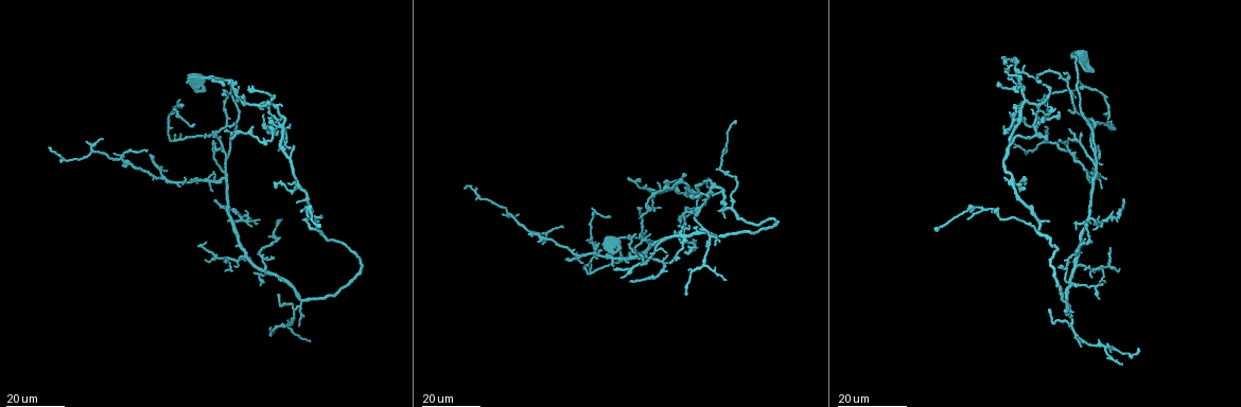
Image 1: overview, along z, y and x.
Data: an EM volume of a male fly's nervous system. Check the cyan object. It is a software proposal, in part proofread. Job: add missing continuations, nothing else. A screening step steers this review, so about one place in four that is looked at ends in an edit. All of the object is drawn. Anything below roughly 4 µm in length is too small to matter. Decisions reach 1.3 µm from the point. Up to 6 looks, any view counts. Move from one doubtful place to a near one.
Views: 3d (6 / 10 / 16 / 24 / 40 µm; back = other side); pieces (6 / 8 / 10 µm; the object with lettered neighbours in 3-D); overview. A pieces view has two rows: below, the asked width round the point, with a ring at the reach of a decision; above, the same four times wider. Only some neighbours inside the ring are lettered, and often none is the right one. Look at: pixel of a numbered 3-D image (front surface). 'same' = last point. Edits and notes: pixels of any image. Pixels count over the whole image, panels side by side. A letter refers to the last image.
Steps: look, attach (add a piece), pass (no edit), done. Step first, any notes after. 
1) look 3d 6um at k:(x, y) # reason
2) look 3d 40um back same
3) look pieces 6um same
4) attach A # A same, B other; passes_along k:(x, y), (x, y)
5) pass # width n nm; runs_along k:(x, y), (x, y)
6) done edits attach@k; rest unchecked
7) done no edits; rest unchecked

look 3d 24um at 1:(631, 282) # long arm stops here

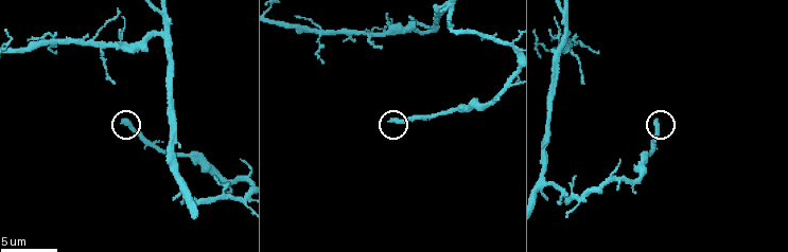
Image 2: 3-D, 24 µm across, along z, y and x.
look pieces 8um at 2:(656, 119)

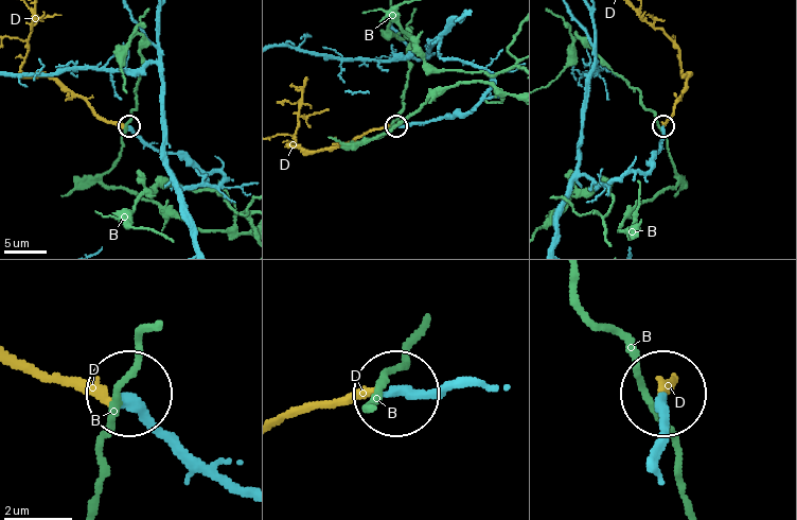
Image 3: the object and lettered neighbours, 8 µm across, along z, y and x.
attach D # B other, D same; passes_along 3:(443, 386), (357, 392), (281, 417); the cell continues

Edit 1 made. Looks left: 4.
look 3d 16um at 1:(206, 241) # an open end

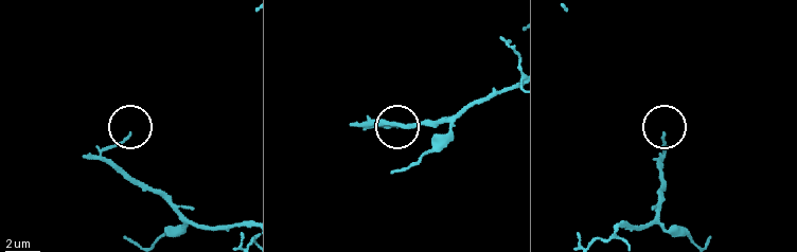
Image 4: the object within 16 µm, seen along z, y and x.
look pieces 10um at 4:(665, 131) # see the neighbours

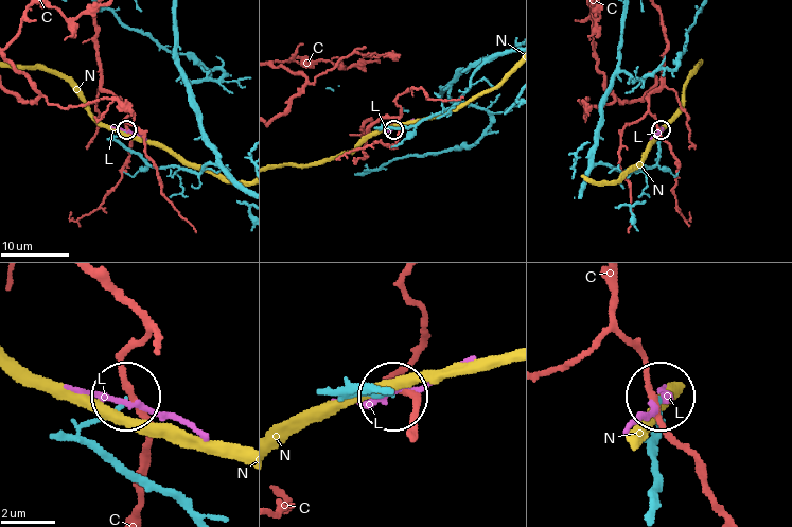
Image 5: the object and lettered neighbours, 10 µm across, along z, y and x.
pass # C other, L other, N other; runs_along 5:(651, 510), (655, 397); no lettered piece goes on from it

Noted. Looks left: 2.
look 3d 16um at 1:(502, 214) # thin end

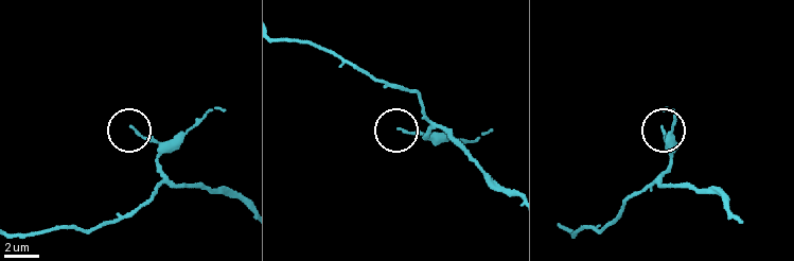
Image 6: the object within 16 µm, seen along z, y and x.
look pieces 6um at 6:(400, 128)

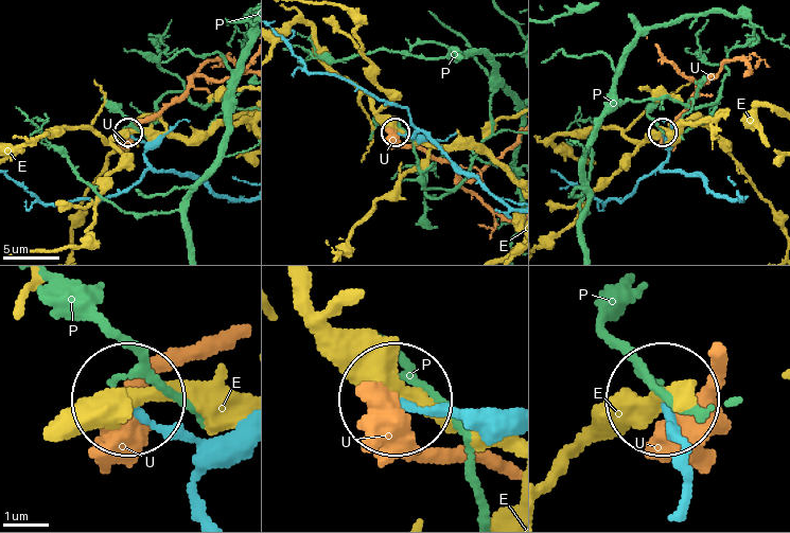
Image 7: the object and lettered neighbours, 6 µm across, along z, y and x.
pass # E other, P other, U other; runs_along 7:(243, 199), (217, 196), (192, 178), (155, 171), (130, 132); none of them fits

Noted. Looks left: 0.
done edits attach@3; rest unchecked

